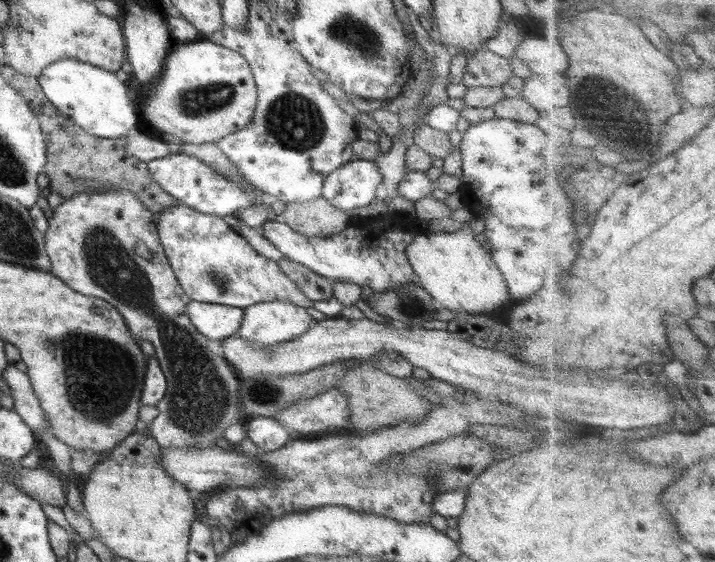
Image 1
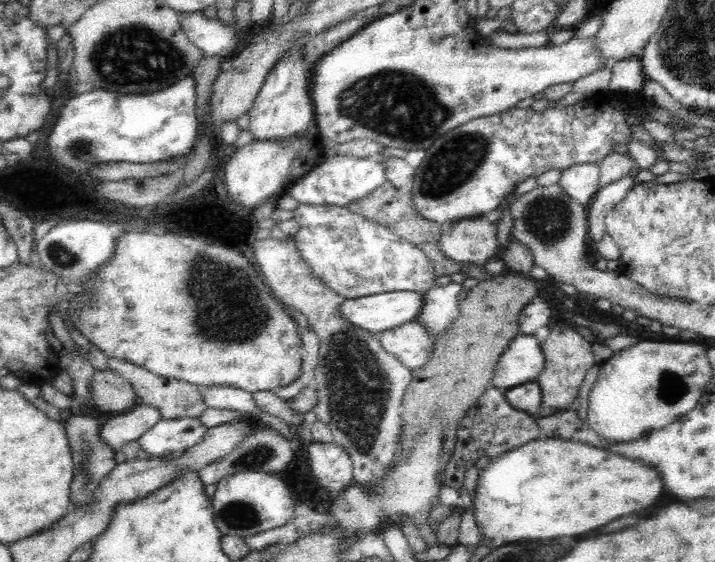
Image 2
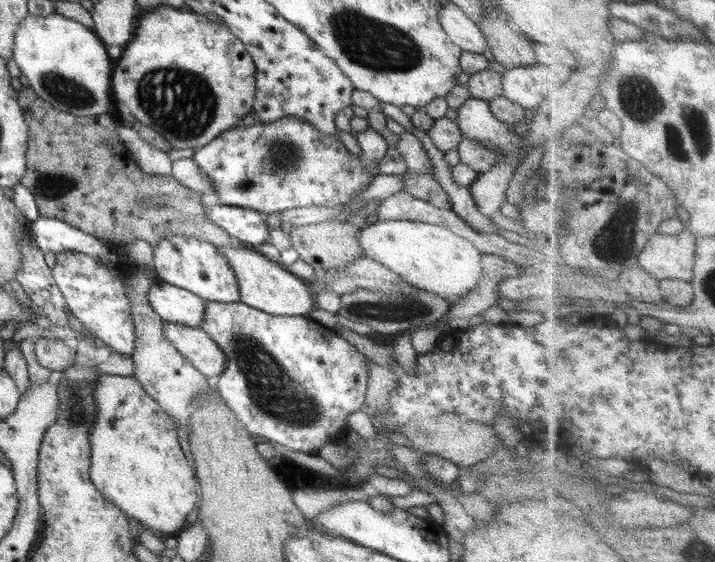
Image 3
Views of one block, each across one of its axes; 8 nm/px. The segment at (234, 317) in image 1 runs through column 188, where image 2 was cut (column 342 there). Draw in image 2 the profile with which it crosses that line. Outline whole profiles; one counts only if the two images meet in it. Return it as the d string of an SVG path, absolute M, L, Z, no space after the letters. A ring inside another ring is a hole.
M424 292L382 293L344 300L339 316L356 328L379 333L414 320L422 310Z

